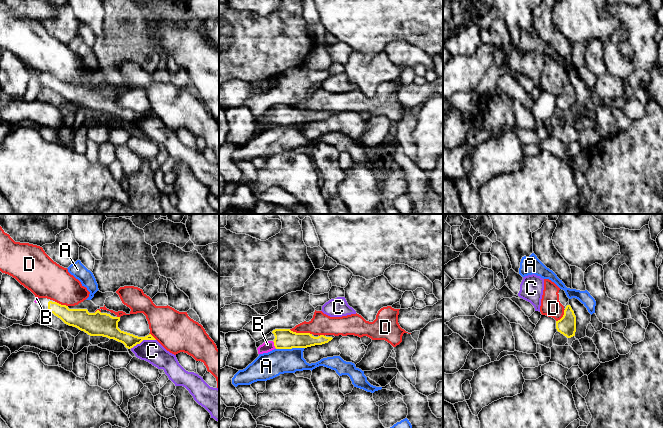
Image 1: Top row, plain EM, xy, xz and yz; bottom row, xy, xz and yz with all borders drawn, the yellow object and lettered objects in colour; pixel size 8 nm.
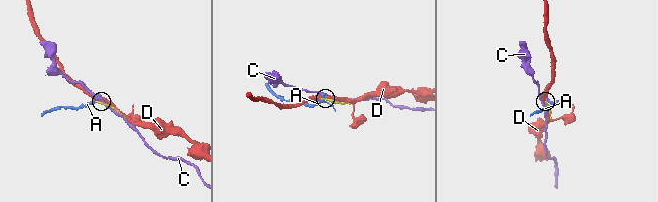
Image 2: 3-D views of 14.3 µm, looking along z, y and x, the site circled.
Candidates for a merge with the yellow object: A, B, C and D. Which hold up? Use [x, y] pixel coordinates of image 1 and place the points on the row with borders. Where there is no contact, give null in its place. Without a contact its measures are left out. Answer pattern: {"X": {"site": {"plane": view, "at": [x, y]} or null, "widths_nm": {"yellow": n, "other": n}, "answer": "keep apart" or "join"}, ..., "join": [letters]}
{"A": {"site": {"plane": "xz", "at": [290, 348]}, "widths_nm": {"yellow": 160, "other": 220}, "answer": "keep apart"}, "B": {"site": {"plane": "xz", "at": [274, 345]}, "widths_nm": {"yellow": 160, "other": 90}, "answer": "join"}, "C": {"site": {"plane": "xy", "at": [142, 340]}, "widths_nm": {"yellow": 110, "other": 180}, "answer": "keep apart"}, "D": {"site": {"plane": "xz", "at": [300, 333]}, "widths_nm": {"yellow": 160, "other": 180}, "answer": "keep apart"}, "join": ["B"]}

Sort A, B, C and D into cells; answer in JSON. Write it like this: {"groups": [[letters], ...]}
{"groups": [["A"], ["B"], ["C"], ["D"]]}

